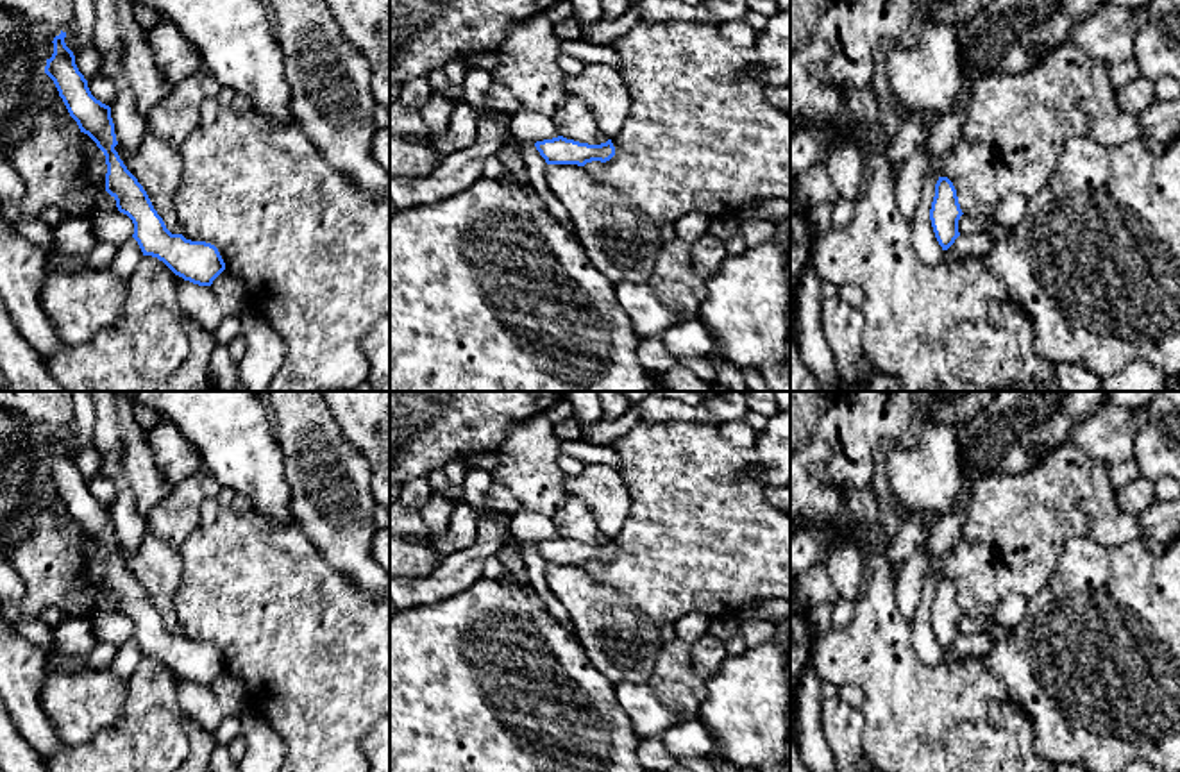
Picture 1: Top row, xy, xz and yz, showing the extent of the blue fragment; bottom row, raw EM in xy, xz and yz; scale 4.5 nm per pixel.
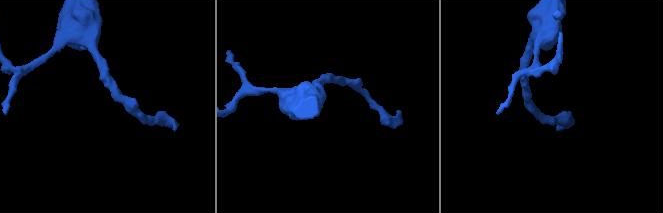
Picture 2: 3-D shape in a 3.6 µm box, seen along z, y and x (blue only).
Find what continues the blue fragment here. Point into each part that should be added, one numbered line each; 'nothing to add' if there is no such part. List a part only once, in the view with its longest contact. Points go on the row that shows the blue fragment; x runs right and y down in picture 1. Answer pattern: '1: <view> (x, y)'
nothing to add

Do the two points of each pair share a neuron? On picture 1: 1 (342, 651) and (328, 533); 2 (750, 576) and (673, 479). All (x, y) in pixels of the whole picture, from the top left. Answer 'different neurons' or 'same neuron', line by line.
1: different neurons
2: same neuron

